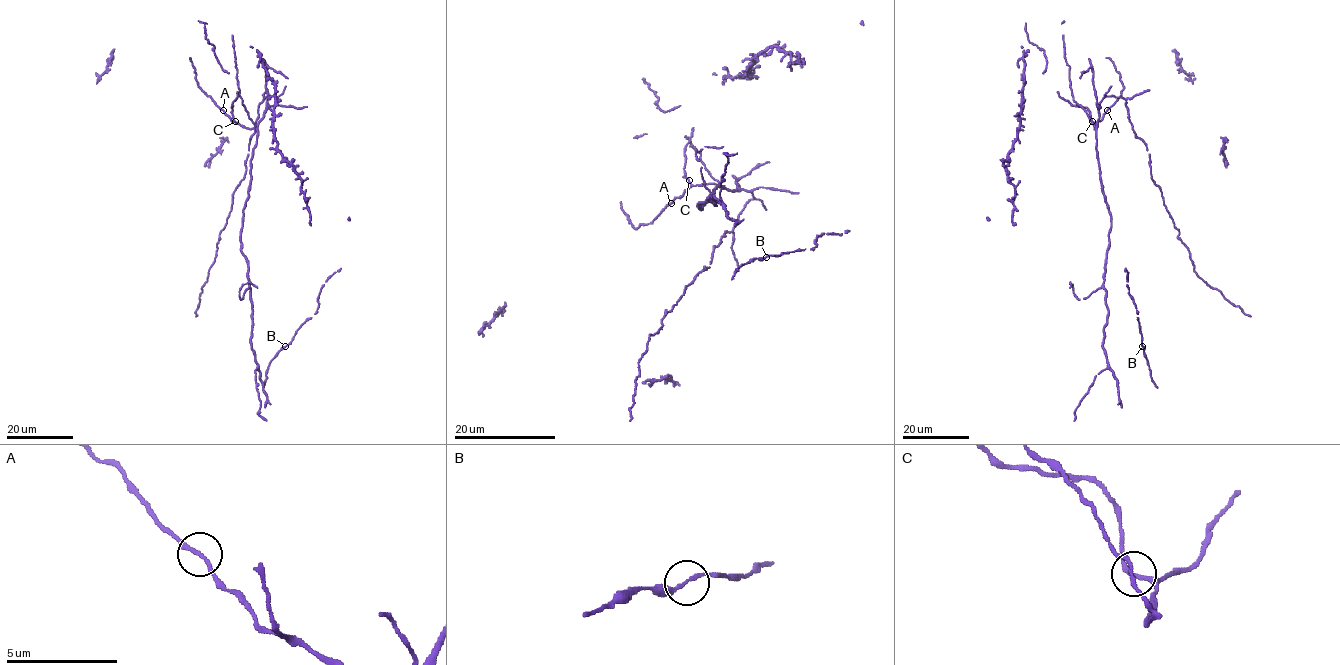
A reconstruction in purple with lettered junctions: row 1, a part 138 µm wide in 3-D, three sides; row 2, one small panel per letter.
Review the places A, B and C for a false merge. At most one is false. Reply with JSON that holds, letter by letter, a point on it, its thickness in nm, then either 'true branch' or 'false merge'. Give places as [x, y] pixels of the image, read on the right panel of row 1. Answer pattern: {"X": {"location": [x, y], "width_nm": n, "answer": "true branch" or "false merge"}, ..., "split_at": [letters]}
{"A": {"location": [1107, 110], "width_nm": 180, "answer": "true branch"}, "B": {"location": [1142, 346], "width_nm": 160, "answer": "true branch"}, "C": {"location": [1092, 121], "width_nm": 170, "answer": "true branch"}, "split_at": []}

